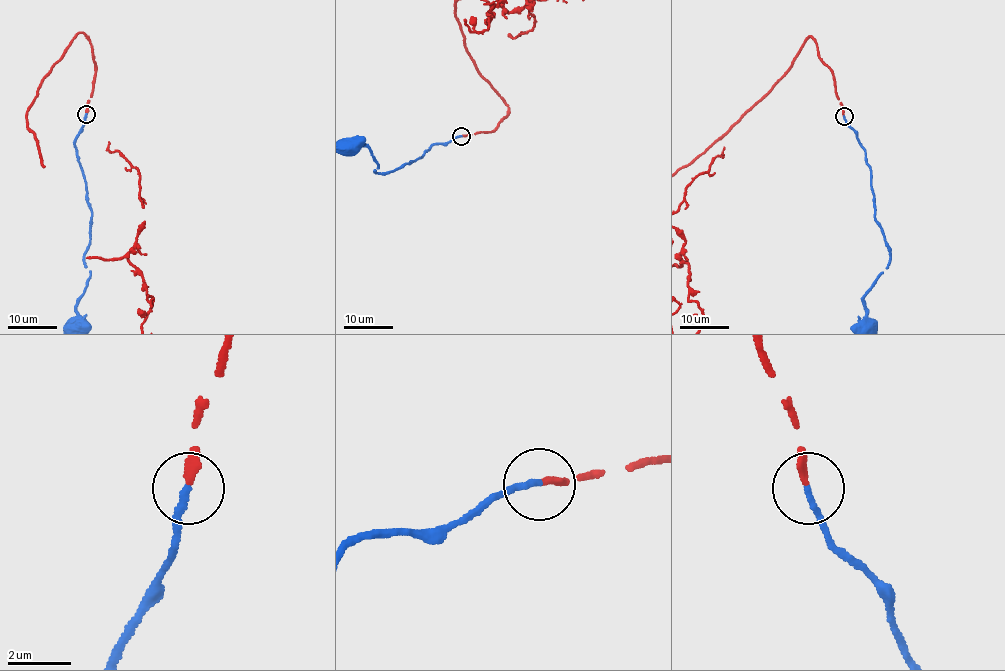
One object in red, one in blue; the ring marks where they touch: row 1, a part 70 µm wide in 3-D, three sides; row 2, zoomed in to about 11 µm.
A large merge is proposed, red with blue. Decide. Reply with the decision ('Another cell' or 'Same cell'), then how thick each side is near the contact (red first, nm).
Same cell. Thickness 240 nm (red) against 190 nm

